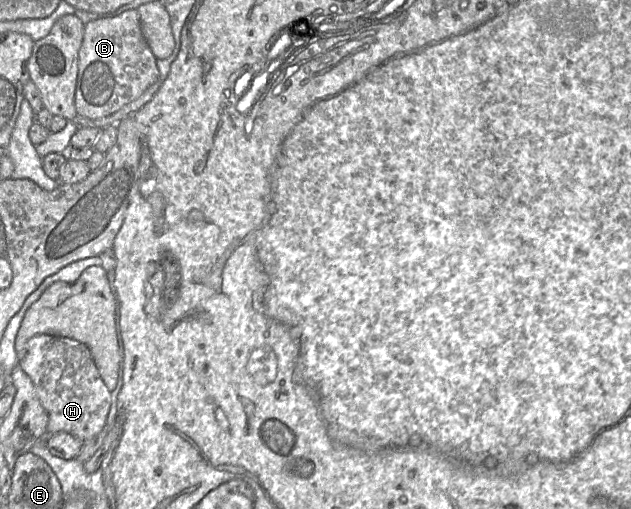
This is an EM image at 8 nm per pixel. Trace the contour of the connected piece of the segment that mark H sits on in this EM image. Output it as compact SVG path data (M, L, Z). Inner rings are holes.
M40 334L27 342L26 355L18 366L32 380L38 399L48 414L45 439L67 432L89 441L106 425L111 408L111 391L102 380L89 348L72 338Z

